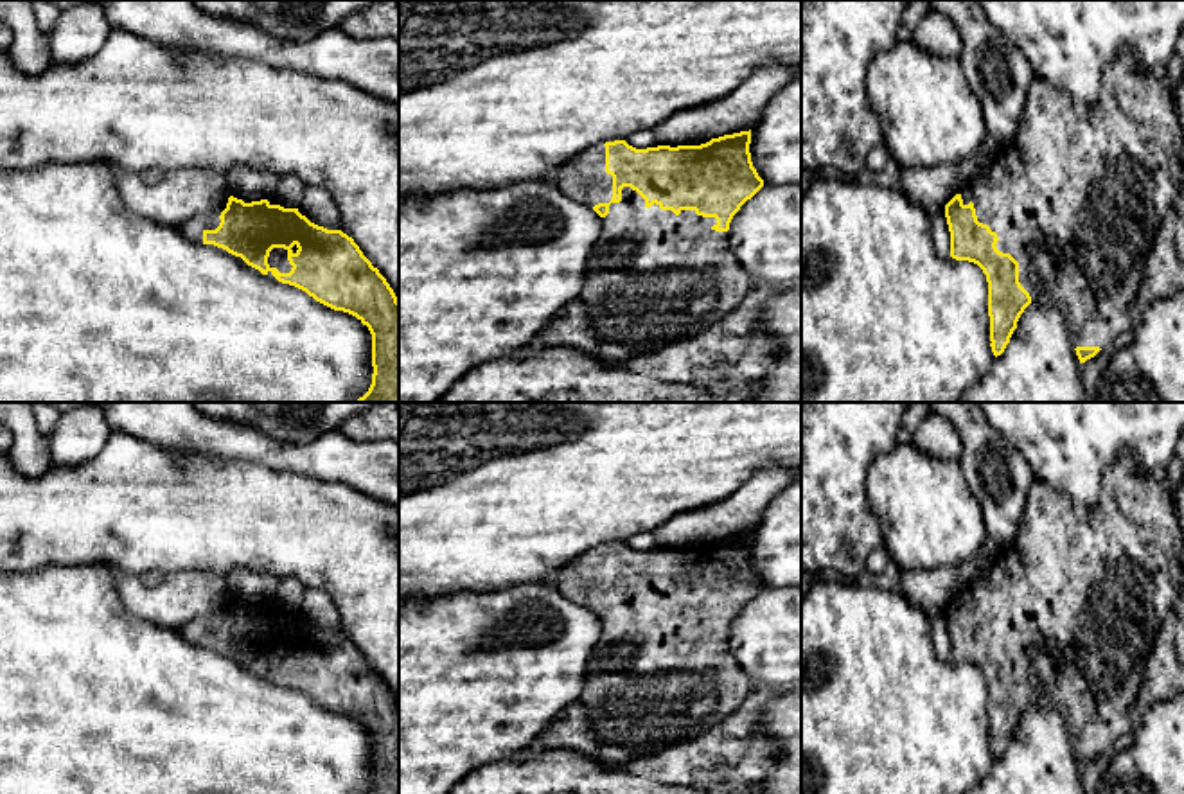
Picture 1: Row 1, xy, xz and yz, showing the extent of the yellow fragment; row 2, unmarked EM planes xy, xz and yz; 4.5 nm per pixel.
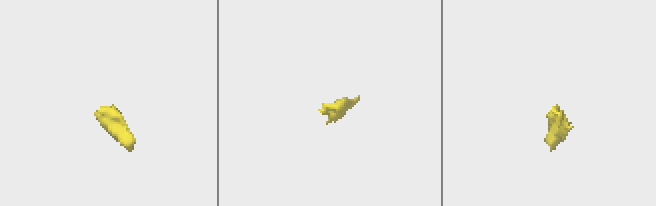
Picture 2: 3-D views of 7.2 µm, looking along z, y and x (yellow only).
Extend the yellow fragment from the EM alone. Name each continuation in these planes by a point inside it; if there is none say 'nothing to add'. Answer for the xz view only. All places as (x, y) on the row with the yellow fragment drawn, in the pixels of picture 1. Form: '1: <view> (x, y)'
1: xz (654, 279)

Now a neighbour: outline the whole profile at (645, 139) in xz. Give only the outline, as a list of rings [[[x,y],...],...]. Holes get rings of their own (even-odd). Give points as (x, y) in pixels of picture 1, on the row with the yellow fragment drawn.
[[[652,129],[636,131],[625,140],[629,146],[636,149],[647,149],[647,147],[658,147],[661,142],[658,140],[656,133]]]

